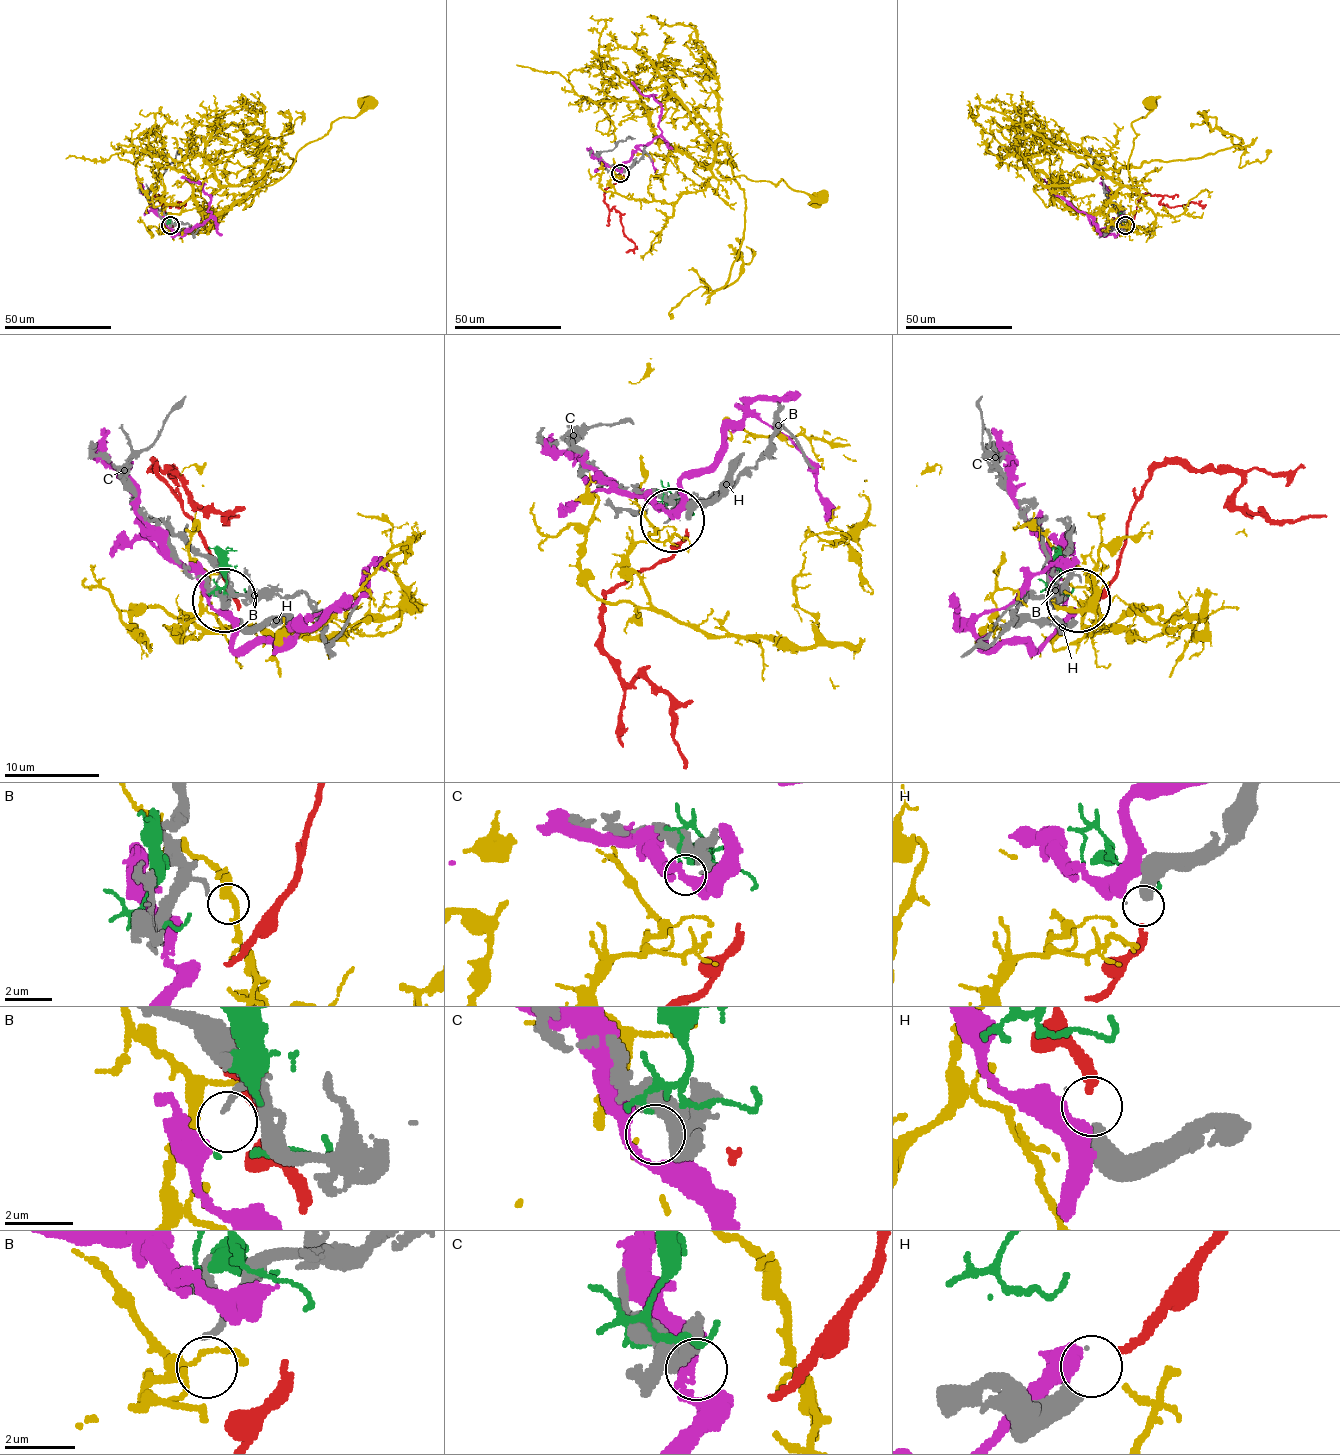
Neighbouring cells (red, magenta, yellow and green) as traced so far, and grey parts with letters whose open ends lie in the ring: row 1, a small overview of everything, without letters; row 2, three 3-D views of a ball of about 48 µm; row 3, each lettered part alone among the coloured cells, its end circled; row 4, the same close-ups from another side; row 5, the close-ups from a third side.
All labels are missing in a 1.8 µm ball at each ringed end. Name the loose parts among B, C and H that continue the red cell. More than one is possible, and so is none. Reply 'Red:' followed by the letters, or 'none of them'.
Red: none of them

